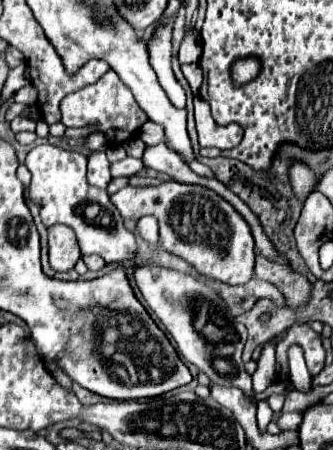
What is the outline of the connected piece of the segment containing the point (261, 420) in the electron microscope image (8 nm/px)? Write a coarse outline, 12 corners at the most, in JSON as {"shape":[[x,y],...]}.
{"shape":[[263,400],[257,404],[257,426],[267,432],[273,411]]}

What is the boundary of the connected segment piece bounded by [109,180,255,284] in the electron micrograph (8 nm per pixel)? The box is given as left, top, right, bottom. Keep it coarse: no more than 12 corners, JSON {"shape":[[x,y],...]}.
{"shape":[[181,182],[109,196],[125,220],[159,220],[161,246],[225,284],[253,276],[243,216]]}

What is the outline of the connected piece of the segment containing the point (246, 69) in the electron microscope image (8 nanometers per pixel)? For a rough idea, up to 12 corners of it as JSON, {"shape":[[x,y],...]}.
{"shape":[[245,58],[231,68],[235,84],[259,74],[259,60]]}

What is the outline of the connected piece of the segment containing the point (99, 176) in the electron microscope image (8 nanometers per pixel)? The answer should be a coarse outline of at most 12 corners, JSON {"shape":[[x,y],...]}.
{"shape":[[91,154],[87,180],[105,188],[111,182],[105,154]]}

